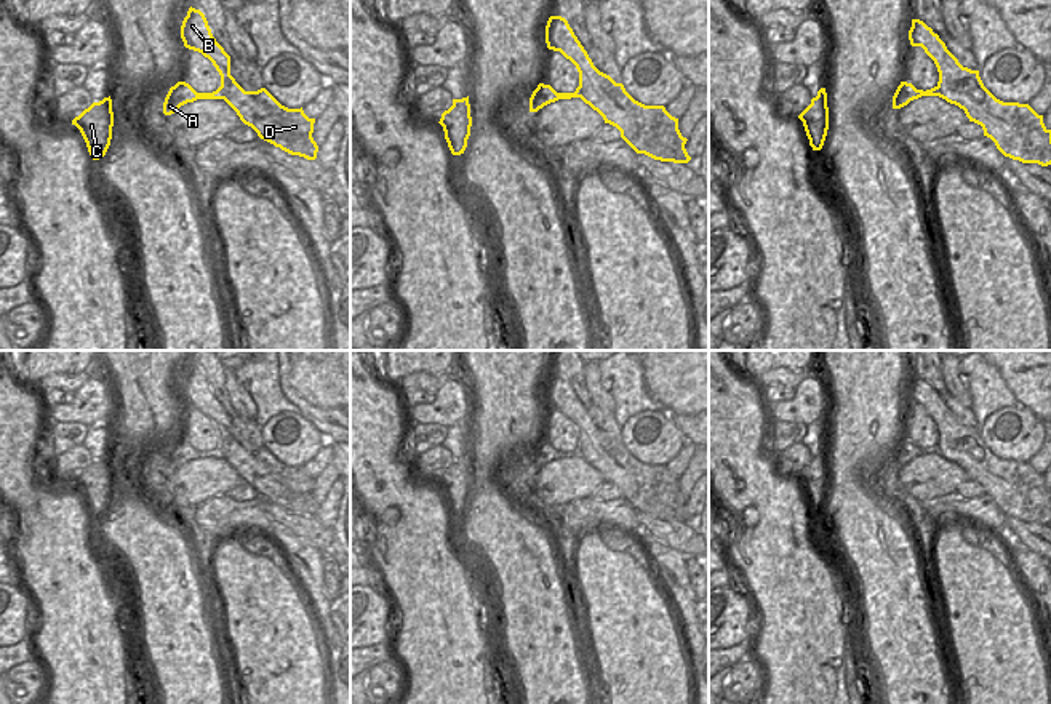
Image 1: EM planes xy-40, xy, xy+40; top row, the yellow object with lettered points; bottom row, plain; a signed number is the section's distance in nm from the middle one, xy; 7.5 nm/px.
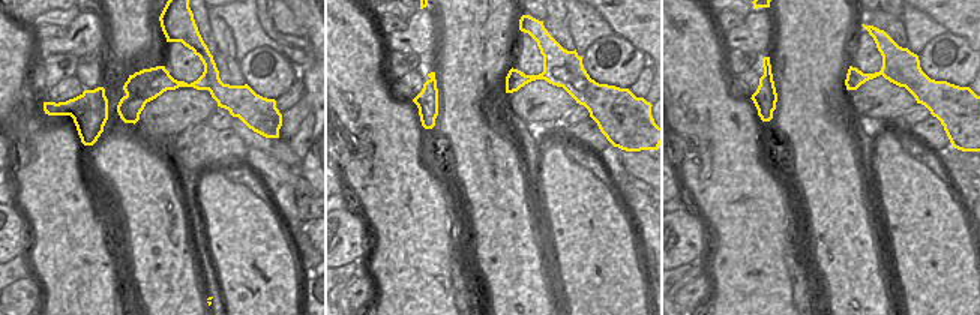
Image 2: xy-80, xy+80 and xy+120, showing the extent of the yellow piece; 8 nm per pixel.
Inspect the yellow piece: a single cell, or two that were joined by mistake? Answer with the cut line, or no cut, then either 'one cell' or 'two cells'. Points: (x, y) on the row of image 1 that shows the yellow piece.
cut xy (579, 84), (581, 96); two cells

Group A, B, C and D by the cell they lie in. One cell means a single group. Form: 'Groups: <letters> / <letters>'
Groups: A C / B D

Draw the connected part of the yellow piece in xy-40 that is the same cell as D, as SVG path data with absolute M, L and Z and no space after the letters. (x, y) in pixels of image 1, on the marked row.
M192 6L189 8L181 26L181 38L186 48L202 53L213 62L221 75L222 99L237 112L245 125L251 126L258 133L261 139L291 155L299 155L307 160L317 158L318 146L312 138L315 118L309 118L302 107L288 109L282 106L266 88L245 91L230 75L230 56L213 37L208 21L200 10Z

